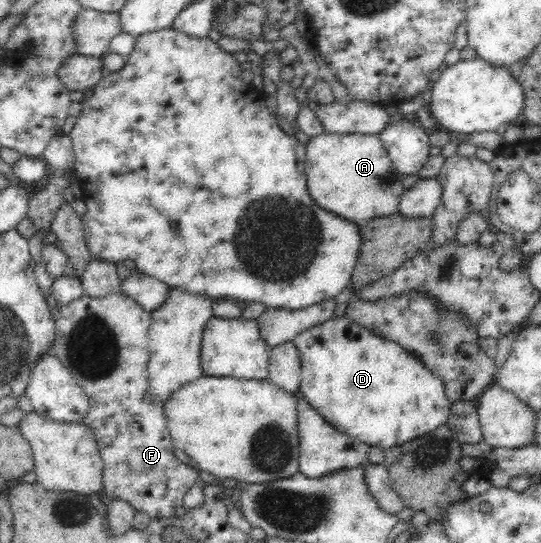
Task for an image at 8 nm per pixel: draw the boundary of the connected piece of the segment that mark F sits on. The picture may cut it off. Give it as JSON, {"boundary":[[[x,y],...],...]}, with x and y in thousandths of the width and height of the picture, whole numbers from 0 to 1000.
{"boundary":[[[224,536],[189,549],[166,549],[153,541],[128,560],[109,562],[107,569],[111,586],[102,593],[98,646],[170,737],[153,779],[170,794],[194,855],[187,873],[187,901],[209,919],[237,924],[251,941],[274,945],[283,956],[322,948],[325,936],[338,932],[348,901],[370,890],[370,882],[360,860],[322,838],[325,827],[307,785],[298,740],[274,726],[277,635],[272,615],[277,578]]]}

